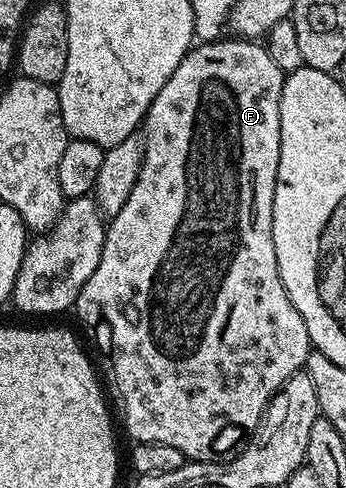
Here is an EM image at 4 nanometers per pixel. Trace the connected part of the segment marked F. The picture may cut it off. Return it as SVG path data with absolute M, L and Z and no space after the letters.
M223 37L214 43L200 42L198 45L192 46L187 56L181 61L181 65L177 65L177 69L173 69L173 77L169 77L169 81L165 81L161 93L157 93L157 97L153 97L153 101L149 105L143 141L145 153L143 154L141 173L137 177L137 185L133 185L133 193L129 193L129 201L125 201L121 213L117 213L106 224L107 236L101 249L101 261L97 261L97 269L93 269L93 277L89 277L89 281L85 281L81 293L75 299L74 310L79 311L80 317L95 330L96 341L111 347L111 371L115 374L115 387L119 390L120 401L123 402L123 423L127 426L128 433L132 435L132 440L135 443L173 445L173 449L181 449L184 460L187 461L217 463L226 460L232 453L238 452L247 442L251 432L257 429L271 399L281 389L281 385L285 385L285 381L289 381L289 377L298 375L304 370L307 356L313 350L309 329L305 329L305 321L301 321L301 313L297 313L297 309L293 305L293 301L289 299L289 293L281 281L281 273L277 267L277 249L273 249L273 193L275 192L277 165L281 153L281 93L283 92L284 78L285 73L281 69L277 69L277 65L273 65L273 57L269 57L267 48L262 42L248 41L242 37Z

